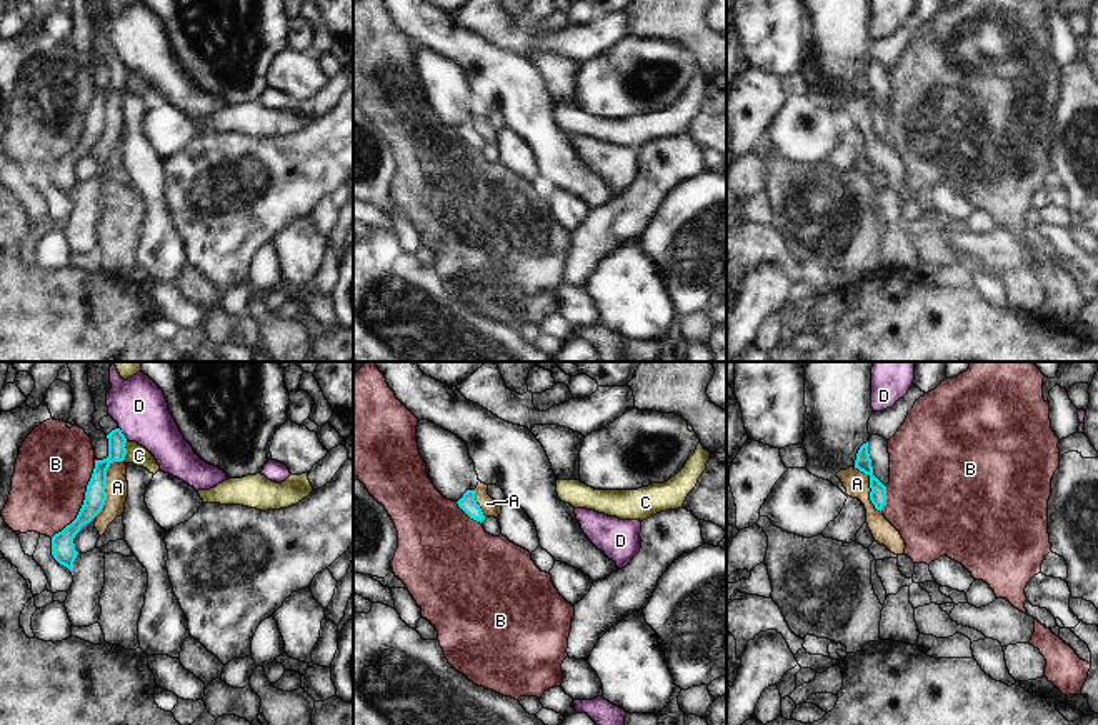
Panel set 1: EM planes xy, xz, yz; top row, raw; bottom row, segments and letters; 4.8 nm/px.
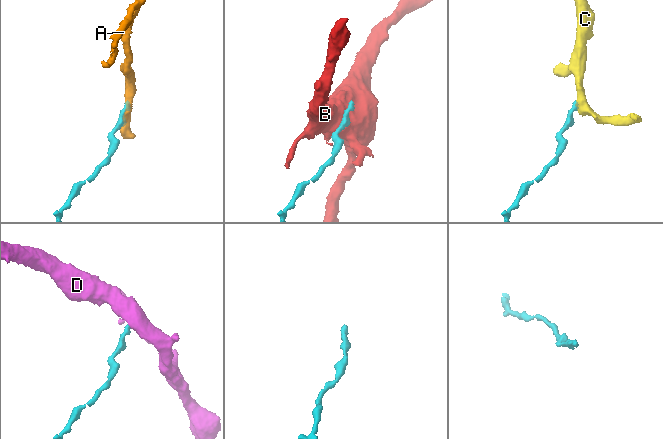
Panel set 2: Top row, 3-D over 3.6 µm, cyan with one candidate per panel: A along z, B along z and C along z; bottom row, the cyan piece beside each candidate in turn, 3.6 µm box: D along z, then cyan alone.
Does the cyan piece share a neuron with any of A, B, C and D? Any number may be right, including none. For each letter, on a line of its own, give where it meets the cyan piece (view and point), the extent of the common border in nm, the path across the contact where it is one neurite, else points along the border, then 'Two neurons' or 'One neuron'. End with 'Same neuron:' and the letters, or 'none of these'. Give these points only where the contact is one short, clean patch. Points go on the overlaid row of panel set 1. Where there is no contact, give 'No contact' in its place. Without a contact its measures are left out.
A: Touches cyan at xy (105, 485). Shared border 300 nm. Boundary: xy (122, 460), (115, 460), (107, 470), (105, 504), (95, 515). Two neurons
B: Touches cyan at xy (84, 500). Shared border 440 nm. Boundary: xy (95, 459), (79, 514), (50, 537). Two neurons
C: Touches cyan at xy (125, 450). Shared border 100 nm. Boundary: xy (127, 440), (124, 459). Two neurons
D: Touches cyan at xy (122, 434). Shared border 80 nm. Boundary: xy (119, 427), (127, 439). Two neurons
Same neuron: none of these.

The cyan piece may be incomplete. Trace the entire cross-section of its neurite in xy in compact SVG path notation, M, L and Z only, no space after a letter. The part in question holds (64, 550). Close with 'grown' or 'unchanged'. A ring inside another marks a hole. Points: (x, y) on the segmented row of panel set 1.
M103 417L100 420L100 427L108 438L108 457L103 460L95 460L95 468L87 485L85 500L77 518L52 537L53 558L60 565L67 567L72 575L73 562L78 555L73 538L83 525L90 523L102 512L107 500L107 470L113 462L123 462L127 455L127 438L118 428L118 423L112 417Z; grown

